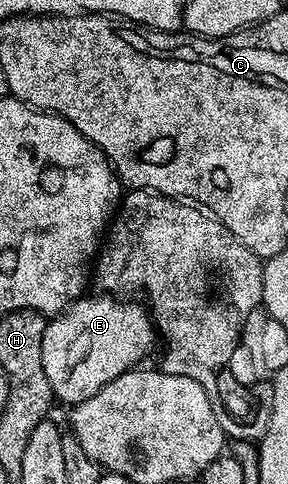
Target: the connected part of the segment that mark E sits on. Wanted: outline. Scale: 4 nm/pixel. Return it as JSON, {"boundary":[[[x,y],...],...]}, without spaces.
{"boundary":[[[108,293],[95,294],[96,295],[92,296],[89,294],[87,297],[75,299],[73,303],[69,303],[59,315],[51,316],[51,318],[48,319],[46,329],[42,333],[42,369],[46,373],[46,377],[50,377],[50,389],[52,390],[53,396],[55,396],[59,402],[61,399],[62,402],[68,403],[67,405],[75,405],[82,401],[86,401],[90,397],[94,397],[98,393],[98,389],[105,387],[111,379],[118,377],[122,373],[133,370],[137,365],[143,364],[140,362],[151,353],[152,346],[154,346],[155,343],[157,346],[158,343],[158,332],[153,324],[152,316],[143,306],[140,306],[140,308],[135,307],[132,303],[123,303],[123,301],[120,300],[123,298],[113,297]]]}

